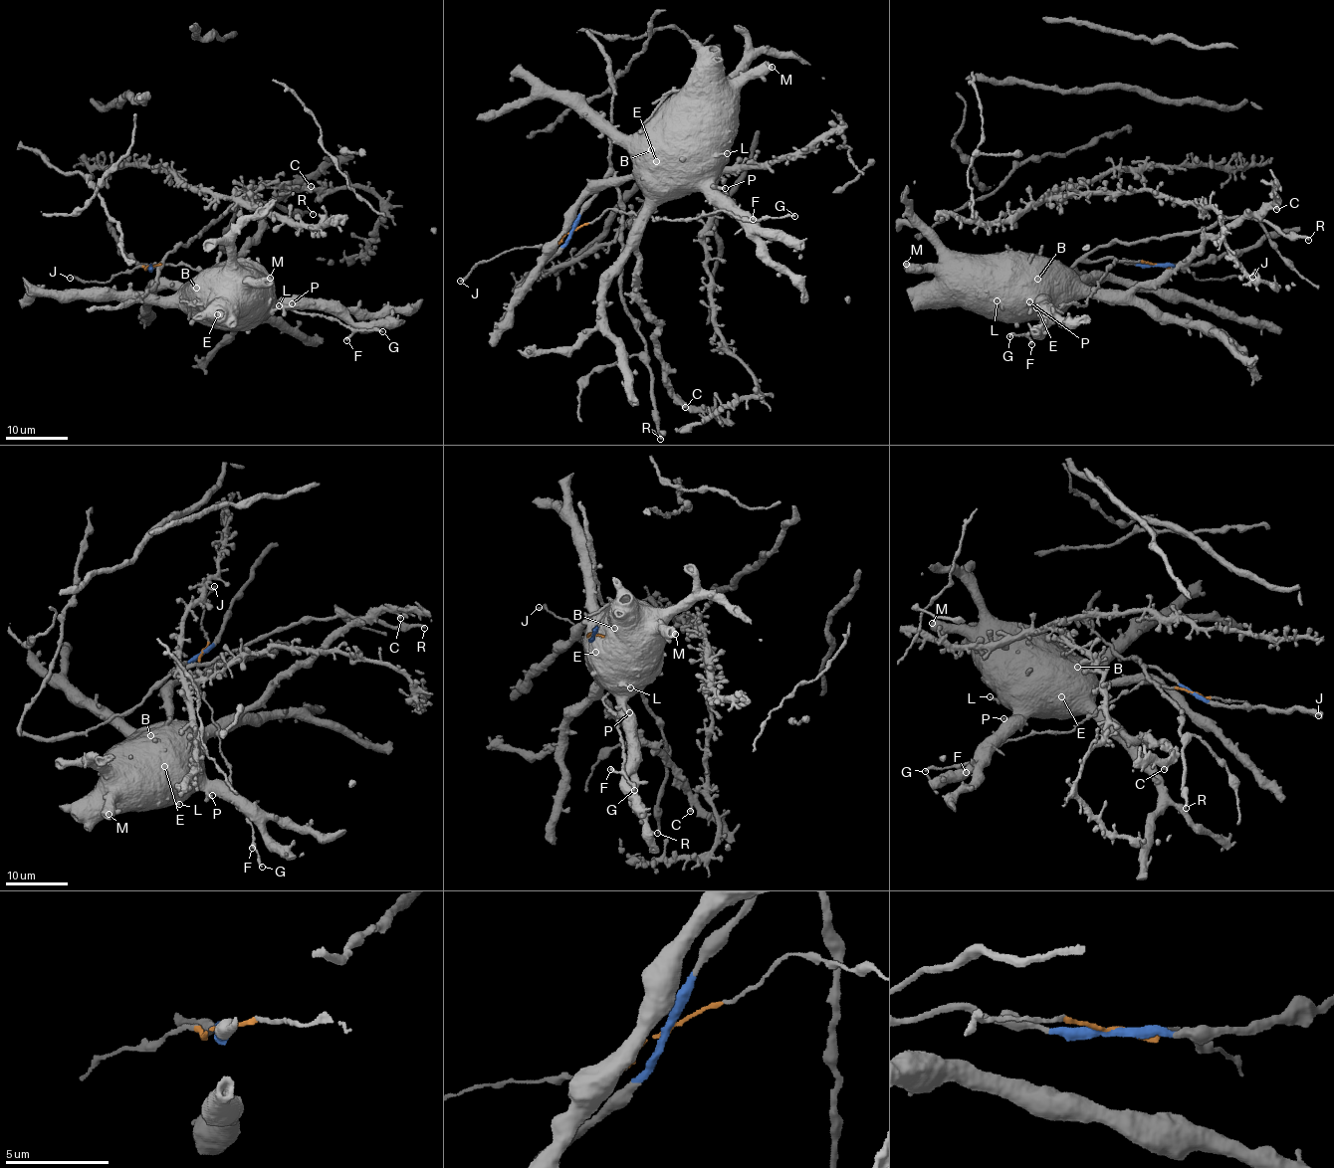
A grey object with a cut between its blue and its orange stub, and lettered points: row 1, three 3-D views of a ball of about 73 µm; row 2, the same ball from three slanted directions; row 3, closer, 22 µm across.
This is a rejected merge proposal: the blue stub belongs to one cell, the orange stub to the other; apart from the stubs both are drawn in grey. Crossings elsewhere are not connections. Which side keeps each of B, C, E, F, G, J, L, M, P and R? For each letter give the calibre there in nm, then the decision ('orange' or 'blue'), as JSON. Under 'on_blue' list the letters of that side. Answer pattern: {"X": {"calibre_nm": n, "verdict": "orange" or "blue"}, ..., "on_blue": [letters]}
{"B": {"calibre_nm": 400, "verdict": "blue"}, "C": {"calibre_nm": 320, "verdict": "blue"}, "E": {"calibre_nm": 380, "verdict": "blue"}, "F": {"calibre_nm": 280, "verdict": "orange"}, "G": {"calibre_nm": 200, "verdict": "orange"}, "J": {"calibre_nm": 240, "verdict": "orange"}, "L": {"calibre_nm": 160, "verdict": "blue"}, "M": {"calibre_nm": 650, "verdict": "blue"}, "P": {"calibre_nm": 320, "verdict": "blue"}, "R": {"calibre_nm": 260, "verdict": "blue"}, "on_blue": ["B", "C", "E", "L", "M", "P", "R"]}

